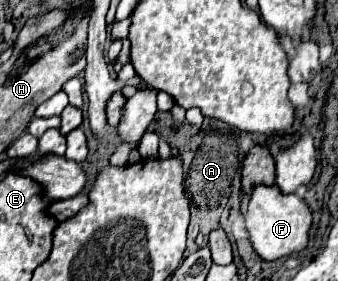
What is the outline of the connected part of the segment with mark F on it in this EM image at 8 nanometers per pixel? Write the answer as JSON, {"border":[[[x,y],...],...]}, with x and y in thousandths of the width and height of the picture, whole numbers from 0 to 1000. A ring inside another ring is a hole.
{"border":[[[763,658],[746,680],[734,737],[716,765],[728,779],[728,822],[740,836],[746,886],[787,929],[811,929],[870,893],[893,893],[911,865],[911,815],[923,801],[917,744],[882,694],[828,687],[817,658]]]}

